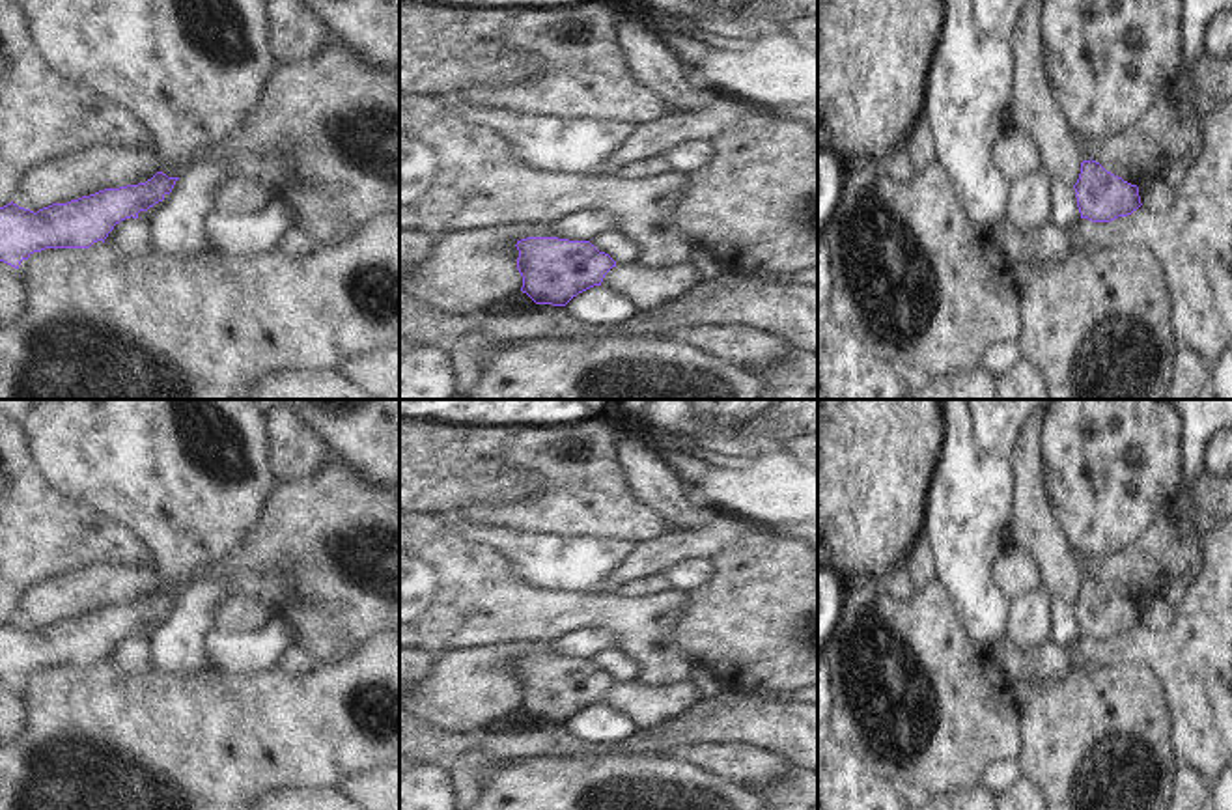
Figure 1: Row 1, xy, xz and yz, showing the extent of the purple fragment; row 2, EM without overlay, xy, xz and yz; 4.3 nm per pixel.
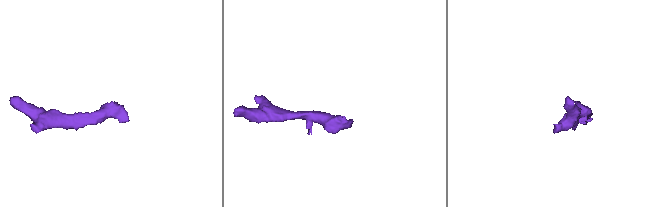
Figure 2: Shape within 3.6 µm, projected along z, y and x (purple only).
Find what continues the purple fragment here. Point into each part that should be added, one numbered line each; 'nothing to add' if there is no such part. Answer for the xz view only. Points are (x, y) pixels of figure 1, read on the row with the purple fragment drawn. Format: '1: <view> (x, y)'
nothing to add

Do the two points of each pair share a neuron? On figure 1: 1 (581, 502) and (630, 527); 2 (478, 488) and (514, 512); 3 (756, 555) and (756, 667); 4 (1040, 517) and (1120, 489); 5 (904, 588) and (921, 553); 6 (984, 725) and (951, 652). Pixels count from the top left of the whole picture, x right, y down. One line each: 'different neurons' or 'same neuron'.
1: same neuron
2: different neurons
3: same neuron
4: different neurons
5: same neuron
6: same neuron

